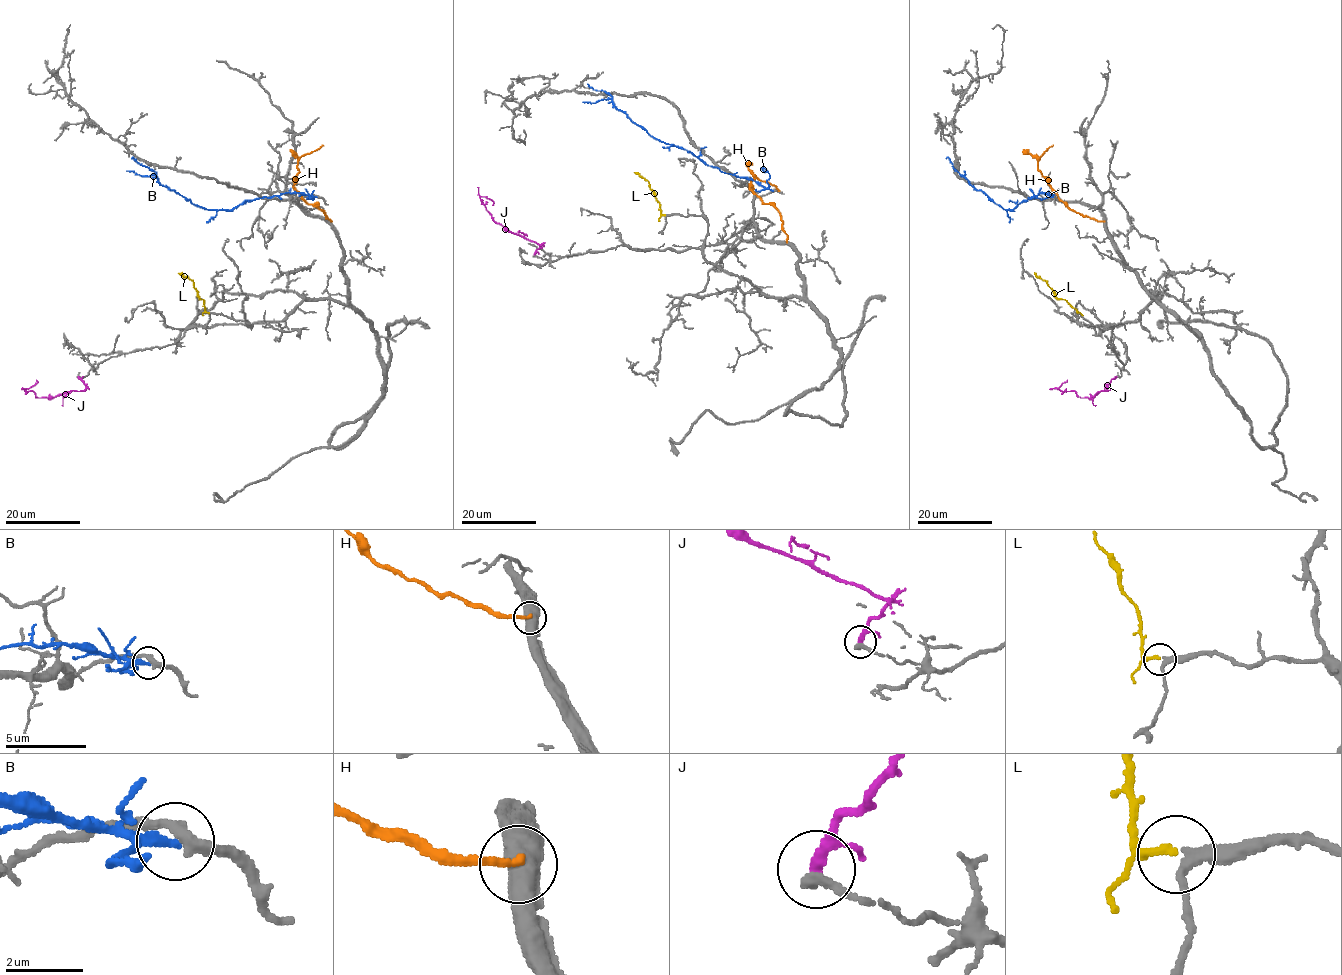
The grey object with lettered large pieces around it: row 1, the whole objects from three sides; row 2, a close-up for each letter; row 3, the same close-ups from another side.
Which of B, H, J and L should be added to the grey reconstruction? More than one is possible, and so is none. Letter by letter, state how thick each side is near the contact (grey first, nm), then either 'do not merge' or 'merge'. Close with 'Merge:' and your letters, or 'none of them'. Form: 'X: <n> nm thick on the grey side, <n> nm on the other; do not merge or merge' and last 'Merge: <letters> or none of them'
B: 320 nm thick on the grey side, 220 nm on the other; do not merge
H: 550 nm thick on the grey side, 220 nm on the other; do not merge
J: 200 nm thick on the grey side, 190 nm on the other; do not merge
L: 280 nm thick on the grey side, 130 nm on the other; merge
Merge: L

